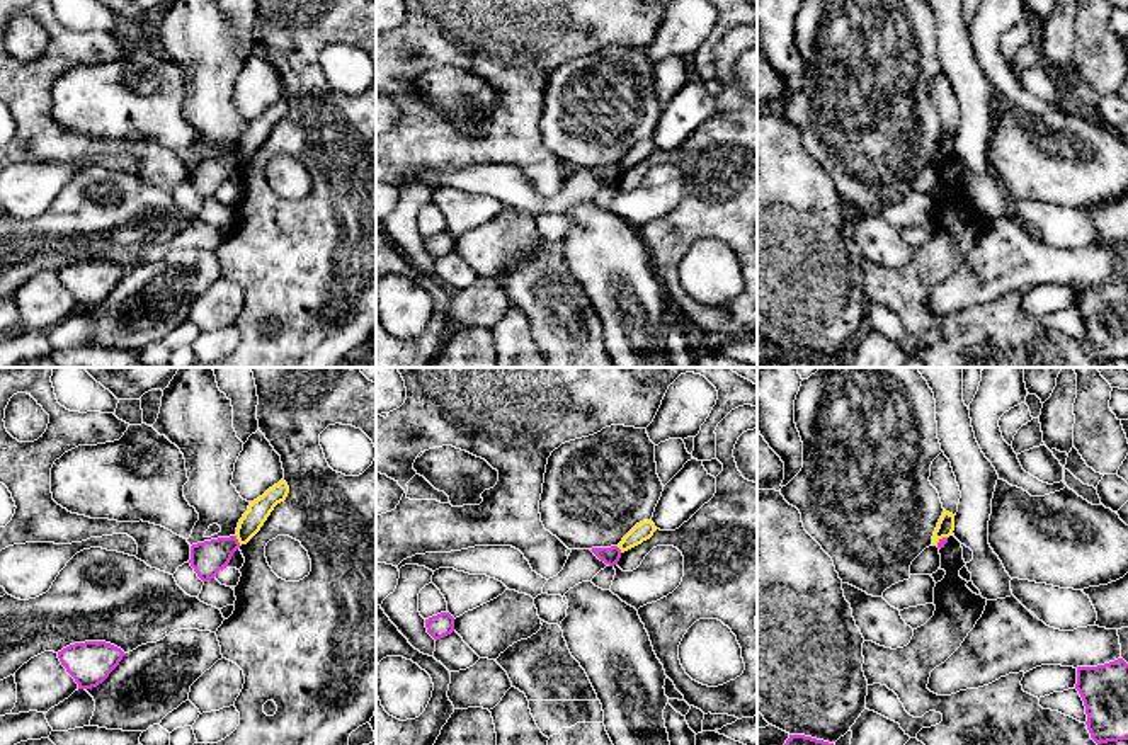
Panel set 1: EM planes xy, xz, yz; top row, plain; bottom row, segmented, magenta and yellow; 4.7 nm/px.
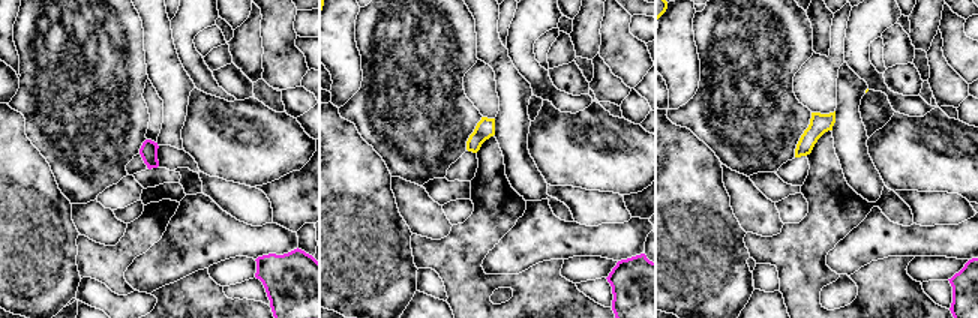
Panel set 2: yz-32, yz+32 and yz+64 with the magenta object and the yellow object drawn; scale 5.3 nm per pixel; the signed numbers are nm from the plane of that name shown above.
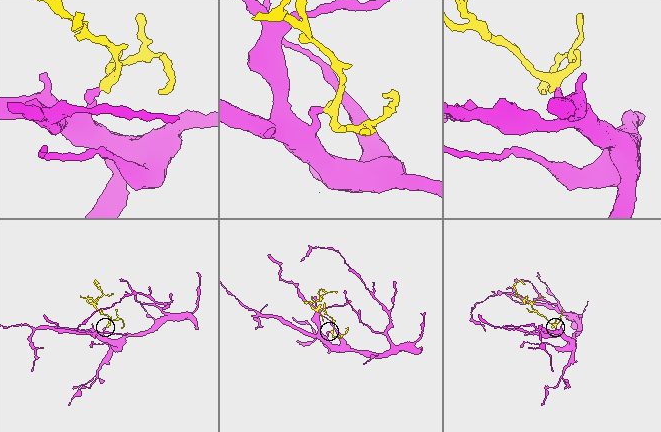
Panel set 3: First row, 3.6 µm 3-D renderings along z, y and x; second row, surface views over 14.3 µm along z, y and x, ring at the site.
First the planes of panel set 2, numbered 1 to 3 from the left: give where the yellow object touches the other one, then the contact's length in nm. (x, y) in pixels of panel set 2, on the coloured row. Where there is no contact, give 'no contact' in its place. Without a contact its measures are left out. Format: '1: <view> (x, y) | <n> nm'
1: no contact
2: no contact
3: no contact

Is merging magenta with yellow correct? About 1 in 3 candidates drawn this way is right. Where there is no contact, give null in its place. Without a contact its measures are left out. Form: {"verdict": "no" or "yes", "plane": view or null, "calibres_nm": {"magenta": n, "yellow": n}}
{"verdict": "no", "plane": "xy", "calibres_nm": {"magenta": 160, "yellow": 100}}

